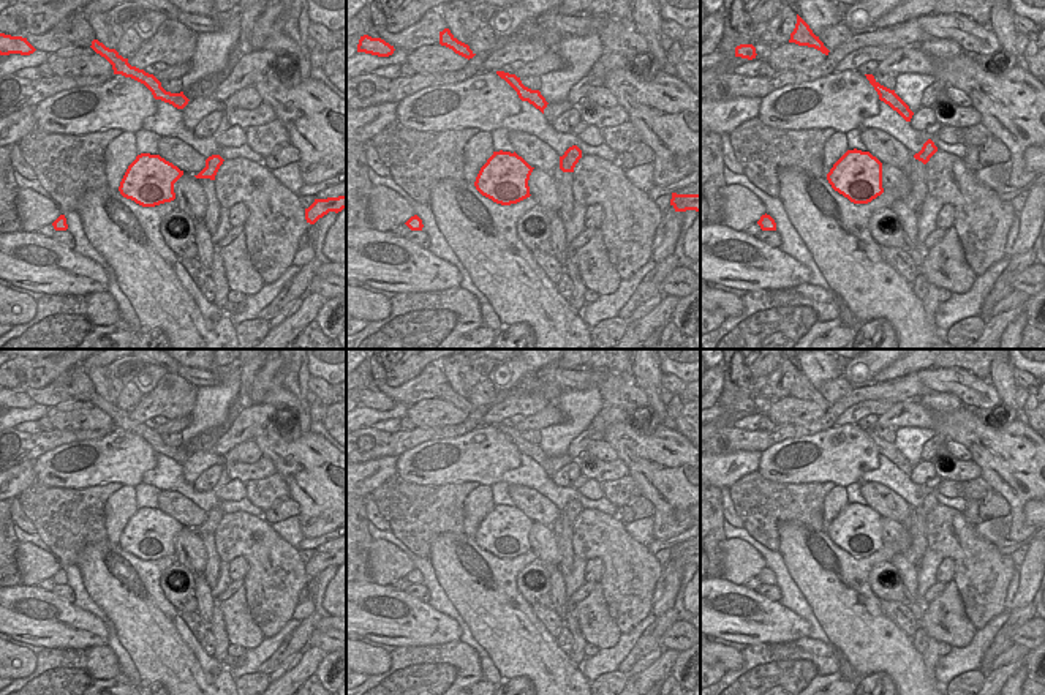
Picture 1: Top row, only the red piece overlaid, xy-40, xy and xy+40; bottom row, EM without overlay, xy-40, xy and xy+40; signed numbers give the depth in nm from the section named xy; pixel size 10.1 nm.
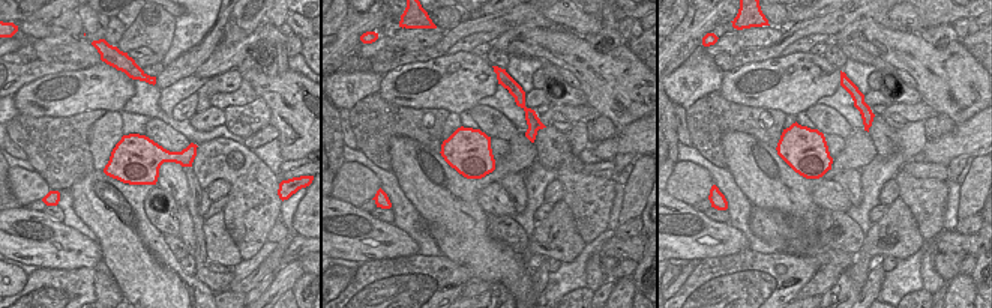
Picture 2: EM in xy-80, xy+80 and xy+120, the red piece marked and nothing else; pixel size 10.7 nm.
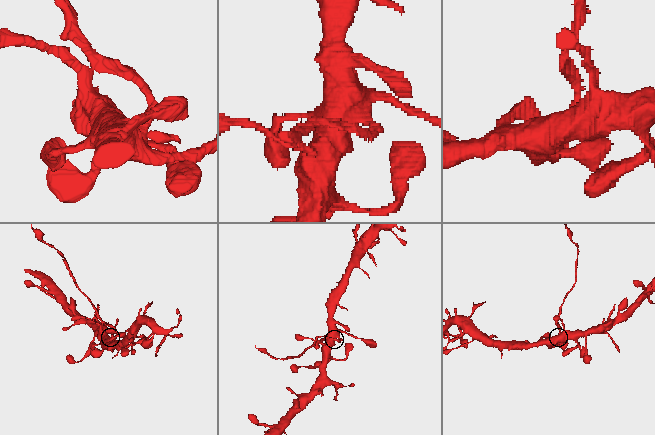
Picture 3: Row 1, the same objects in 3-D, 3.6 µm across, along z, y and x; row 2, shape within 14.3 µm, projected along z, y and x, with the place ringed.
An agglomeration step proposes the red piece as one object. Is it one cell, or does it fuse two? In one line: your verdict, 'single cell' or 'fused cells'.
fused cells

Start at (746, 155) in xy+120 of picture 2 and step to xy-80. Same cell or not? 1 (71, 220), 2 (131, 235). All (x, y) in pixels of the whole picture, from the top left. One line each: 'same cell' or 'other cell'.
1: other cell
2: same cell

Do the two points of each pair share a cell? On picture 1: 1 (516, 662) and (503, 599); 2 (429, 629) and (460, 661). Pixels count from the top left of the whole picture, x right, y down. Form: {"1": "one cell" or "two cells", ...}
{"1": "one cell", "2": "two cells"}

